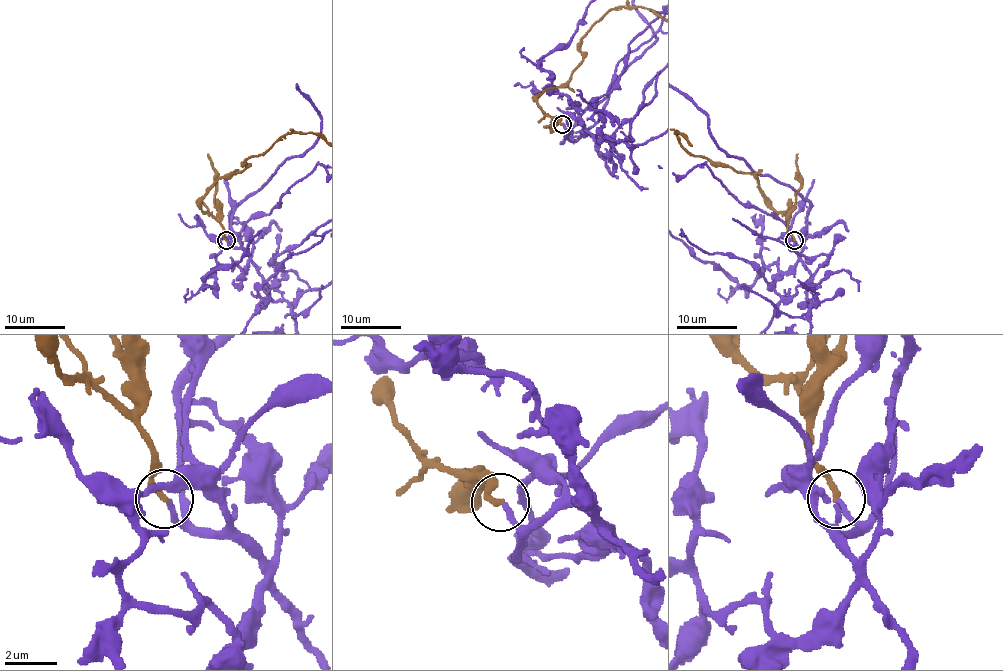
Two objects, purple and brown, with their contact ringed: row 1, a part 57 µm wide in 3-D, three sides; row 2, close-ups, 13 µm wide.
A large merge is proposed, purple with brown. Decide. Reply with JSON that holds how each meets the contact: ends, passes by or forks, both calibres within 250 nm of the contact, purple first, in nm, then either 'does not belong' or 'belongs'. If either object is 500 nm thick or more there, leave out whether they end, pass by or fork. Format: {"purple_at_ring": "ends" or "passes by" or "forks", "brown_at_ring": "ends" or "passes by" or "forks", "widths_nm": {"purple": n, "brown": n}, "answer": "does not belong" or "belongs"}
{"purple_at_ring": "ends", "brown_at_ring": "ends", "widths_nm": {"purple": 200, "brown": 240}, "answer": "belongs"}

